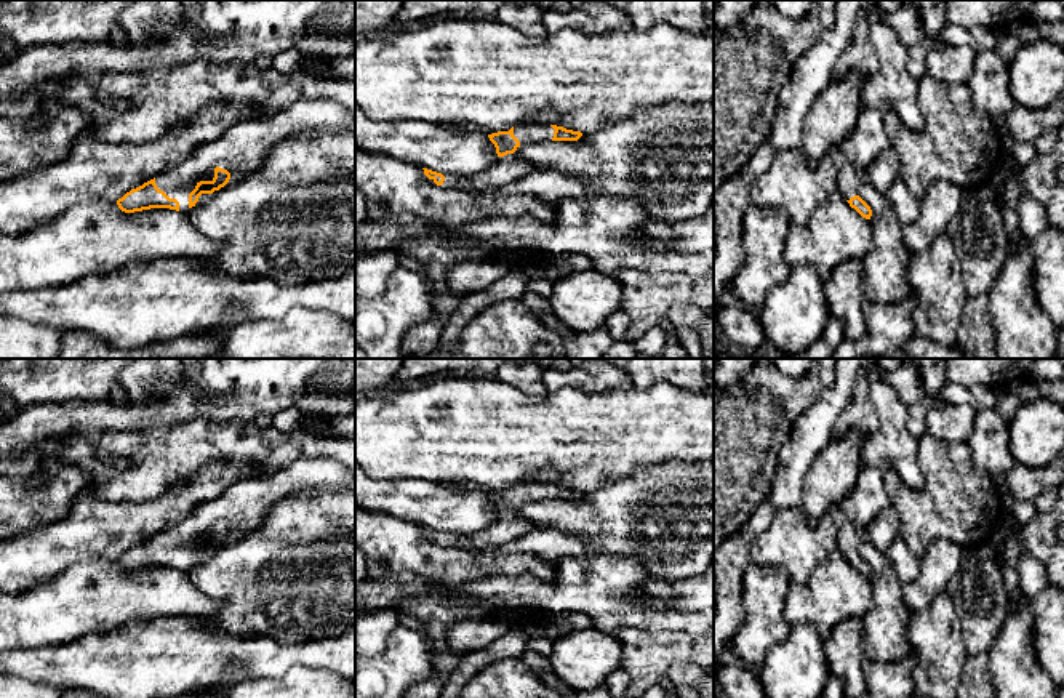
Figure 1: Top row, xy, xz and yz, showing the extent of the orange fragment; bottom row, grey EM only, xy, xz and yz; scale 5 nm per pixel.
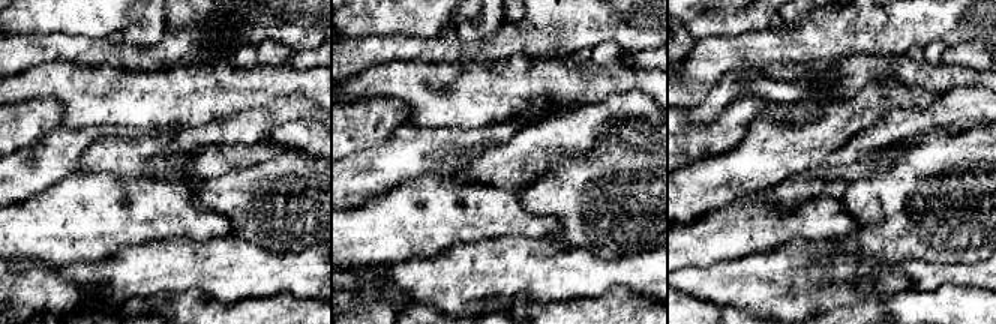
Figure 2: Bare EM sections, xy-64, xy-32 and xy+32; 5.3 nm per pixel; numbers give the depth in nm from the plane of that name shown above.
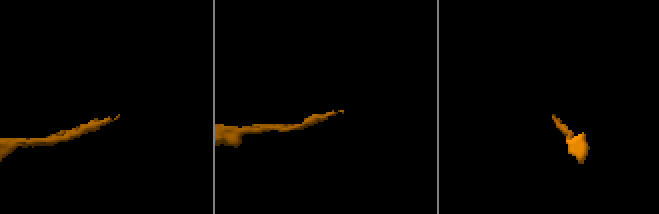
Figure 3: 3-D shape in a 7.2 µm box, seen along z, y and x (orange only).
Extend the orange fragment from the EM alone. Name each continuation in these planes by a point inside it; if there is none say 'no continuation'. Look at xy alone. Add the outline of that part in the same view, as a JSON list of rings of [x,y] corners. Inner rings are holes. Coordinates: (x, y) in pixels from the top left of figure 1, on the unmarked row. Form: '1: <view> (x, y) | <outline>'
1: xy (247, 503) | [[[331,458],[298,459],[272,475],[235,480],[216,498],[197,504],[184,520],[160,532],[155,543],[187,572],[189,552],[200,540],[213,540],[216,525],[230,533],[250,532],[288,498],[339,491],[355,493],[355,475],[346,466]]]

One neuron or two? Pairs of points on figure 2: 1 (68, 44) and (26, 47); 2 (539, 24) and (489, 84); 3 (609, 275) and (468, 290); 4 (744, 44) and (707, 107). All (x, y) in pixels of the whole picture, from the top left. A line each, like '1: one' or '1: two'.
1: one
2: two
3: one
4: two

